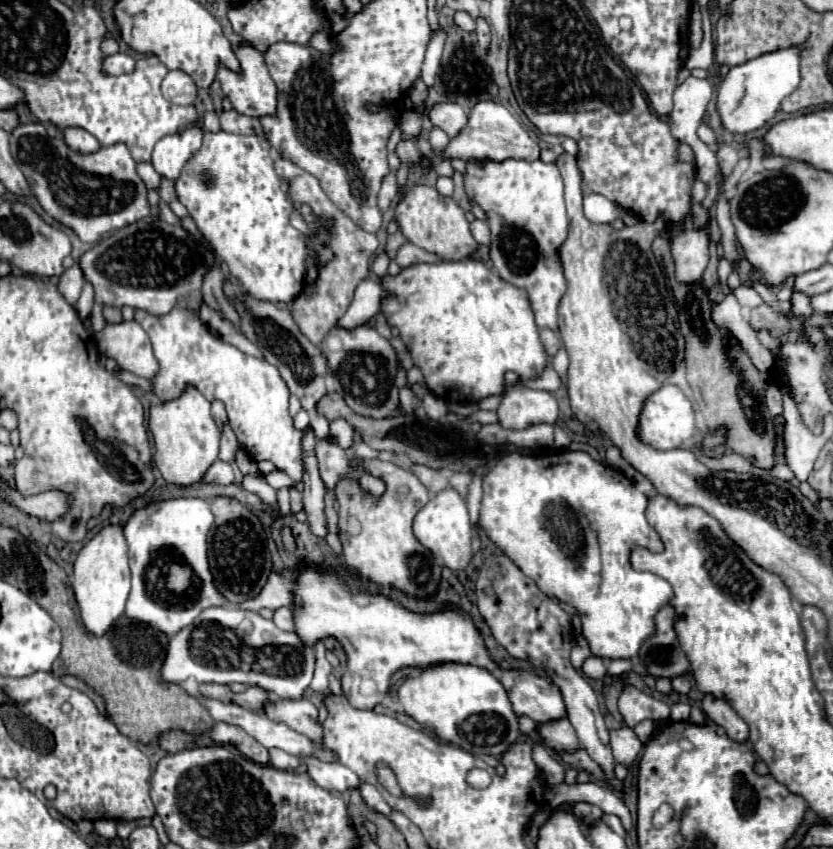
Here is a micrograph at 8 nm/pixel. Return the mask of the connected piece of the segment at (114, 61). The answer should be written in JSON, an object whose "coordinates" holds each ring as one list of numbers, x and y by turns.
{"coordinates":[[115,53,105,57,103,63,103,71,105,75,123,75,123,73,131,73,135,69,135,59,127,53]]}

